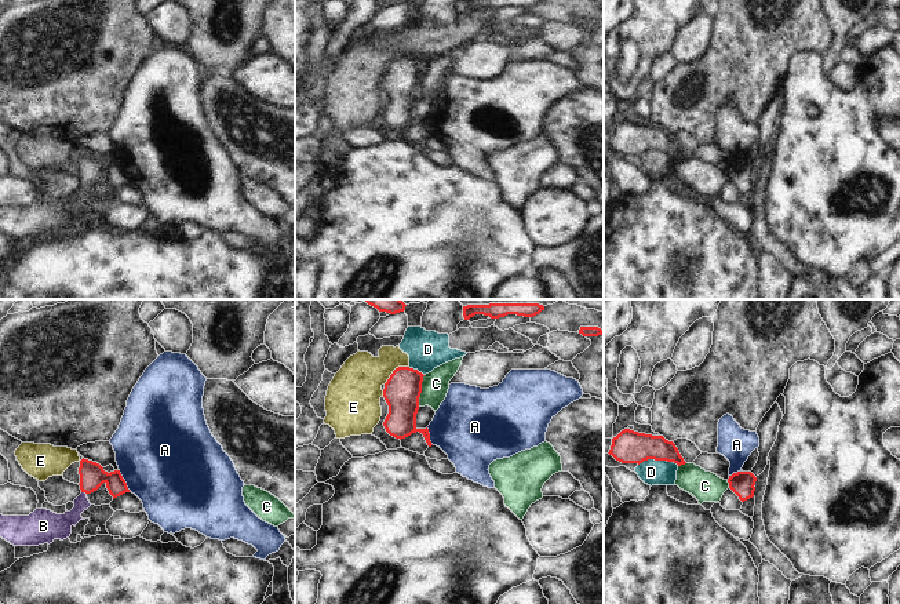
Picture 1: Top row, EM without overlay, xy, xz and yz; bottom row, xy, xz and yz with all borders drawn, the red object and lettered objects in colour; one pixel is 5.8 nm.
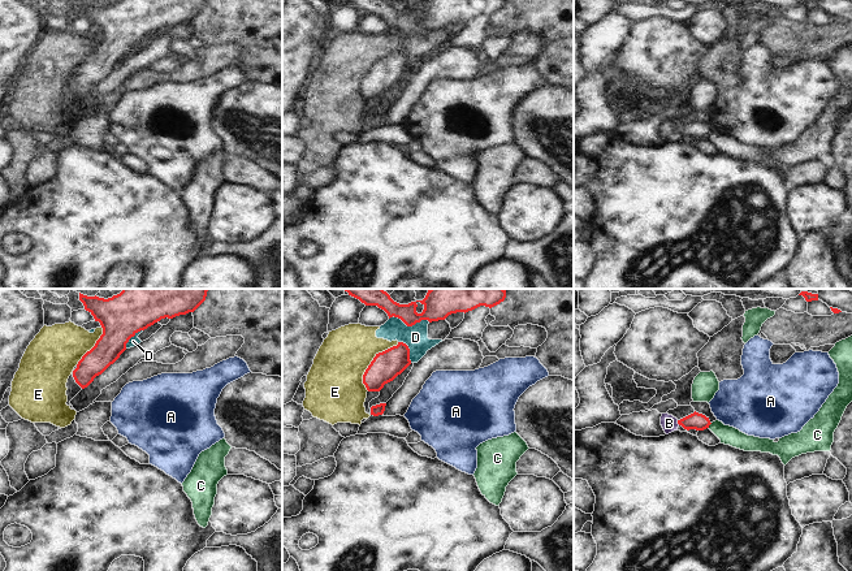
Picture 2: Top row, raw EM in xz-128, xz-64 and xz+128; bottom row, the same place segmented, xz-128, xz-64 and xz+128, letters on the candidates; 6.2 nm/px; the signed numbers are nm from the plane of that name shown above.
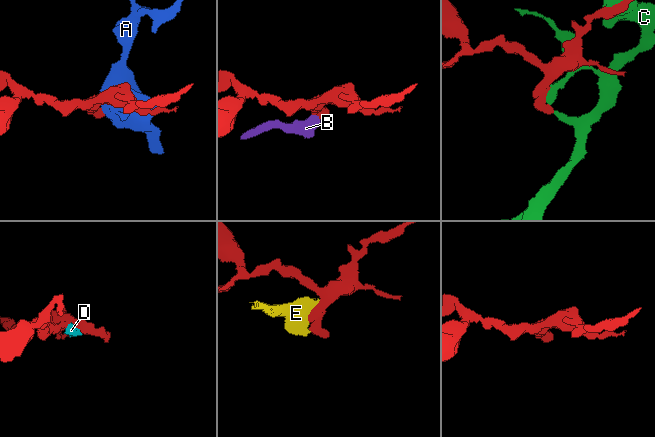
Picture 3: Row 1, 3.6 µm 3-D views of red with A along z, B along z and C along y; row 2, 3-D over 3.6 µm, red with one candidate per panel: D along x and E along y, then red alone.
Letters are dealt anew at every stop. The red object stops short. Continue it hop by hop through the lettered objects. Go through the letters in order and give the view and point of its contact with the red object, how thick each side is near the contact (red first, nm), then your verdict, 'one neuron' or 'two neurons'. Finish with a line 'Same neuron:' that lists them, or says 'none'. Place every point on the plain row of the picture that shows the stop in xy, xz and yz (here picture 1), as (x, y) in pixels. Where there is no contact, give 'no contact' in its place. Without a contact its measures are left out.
A: xy (124, 171) | 150/500 nm | two neurons
B: xy (84, 182) | 150/140 nm | one neuron
C: xz (421, 82) | 220/160 nm | two neurons
D: yz (659, 150) | 190/150 nm | two neurons
E: xz (394, 61) | 220/300 nm | two neurons
Same neuron: B

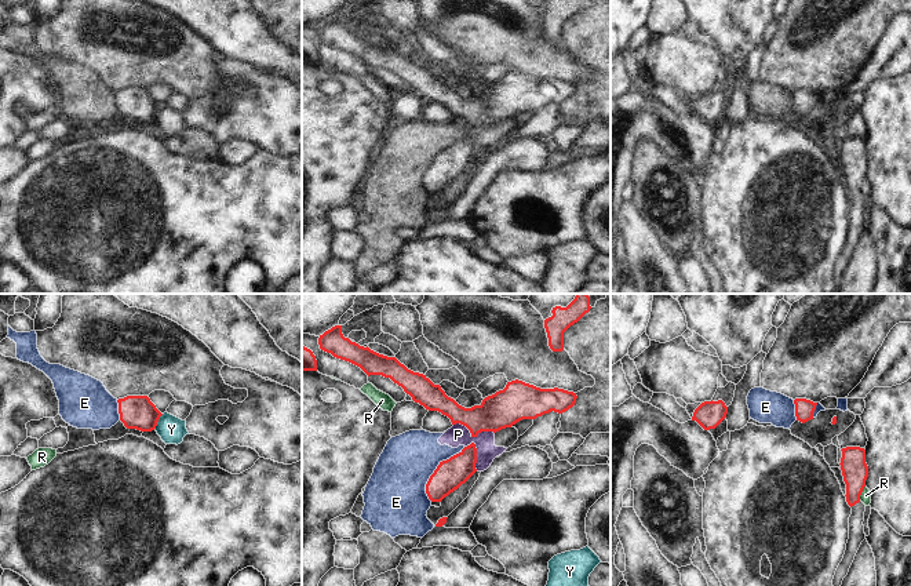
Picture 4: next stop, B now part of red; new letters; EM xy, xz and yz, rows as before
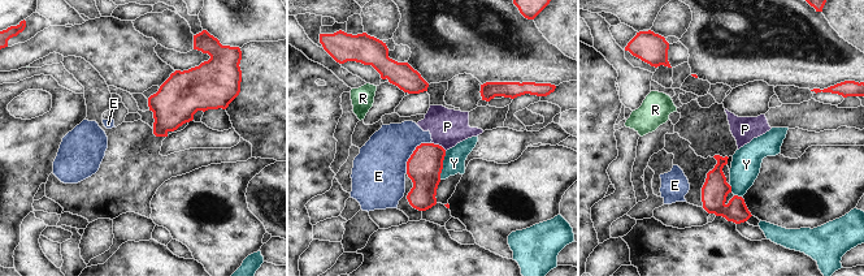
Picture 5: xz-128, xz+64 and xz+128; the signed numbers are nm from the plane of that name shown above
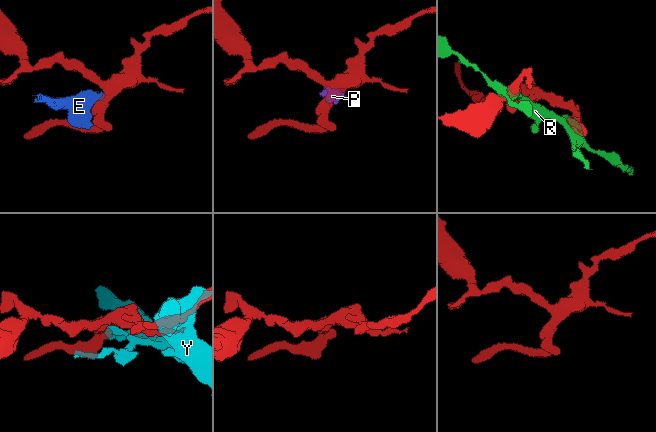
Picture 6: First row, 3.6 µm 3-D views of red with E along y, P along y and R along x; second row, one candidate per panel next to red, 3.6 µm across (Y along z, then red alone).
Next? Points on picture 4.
E: xz (434, 162) | 180/340 nm | two neurons
P: xz (473, 127) | 220/120 nm | two neurons
R: yz (862, 182) | 160/60 nm | two neurons
Y: xy (157, 112) | 190/160 nm | two neurons
Same neuron: none

